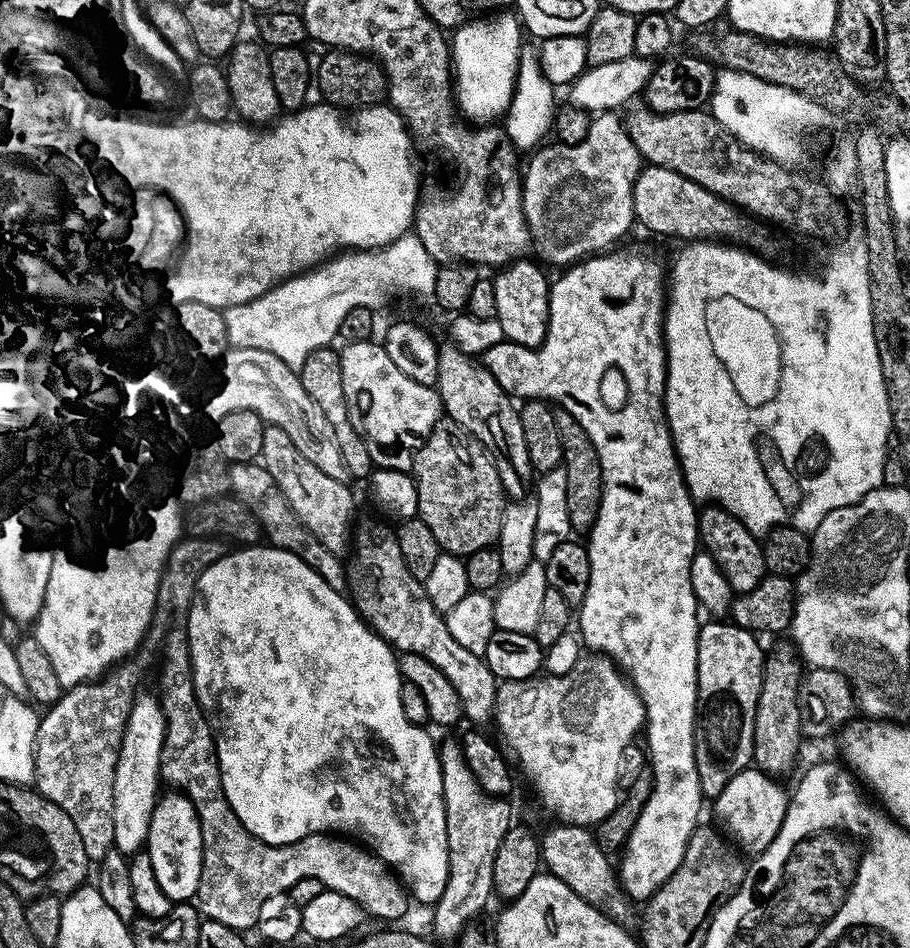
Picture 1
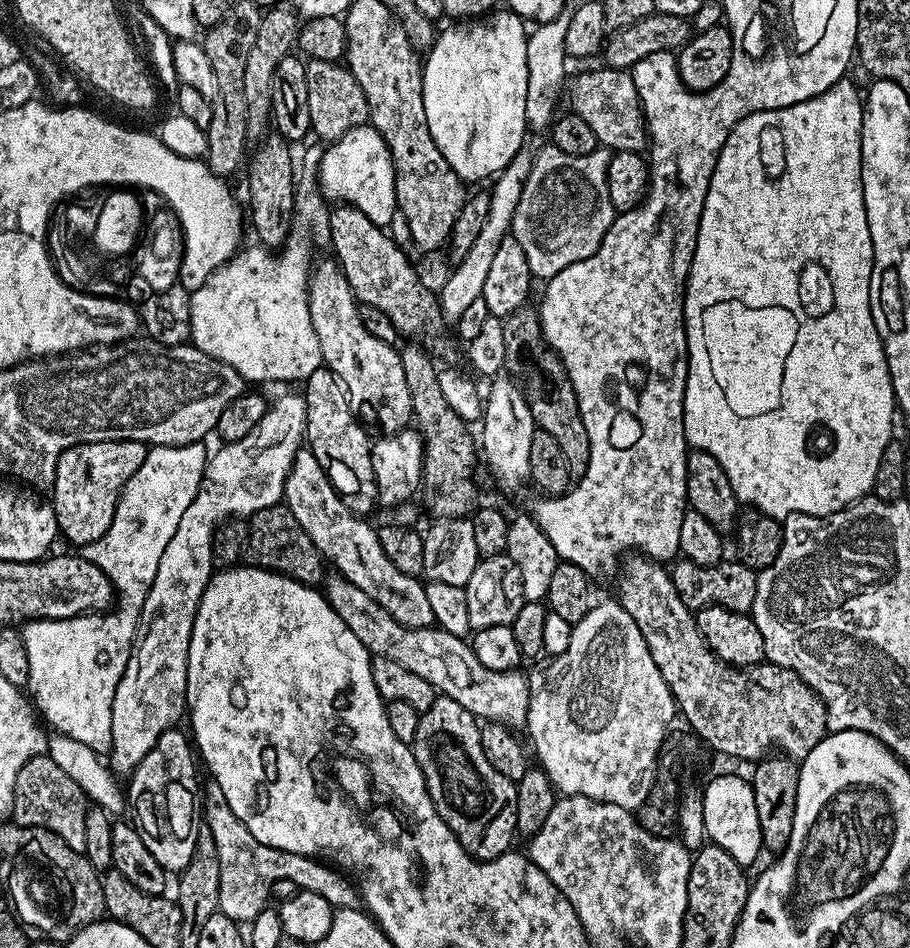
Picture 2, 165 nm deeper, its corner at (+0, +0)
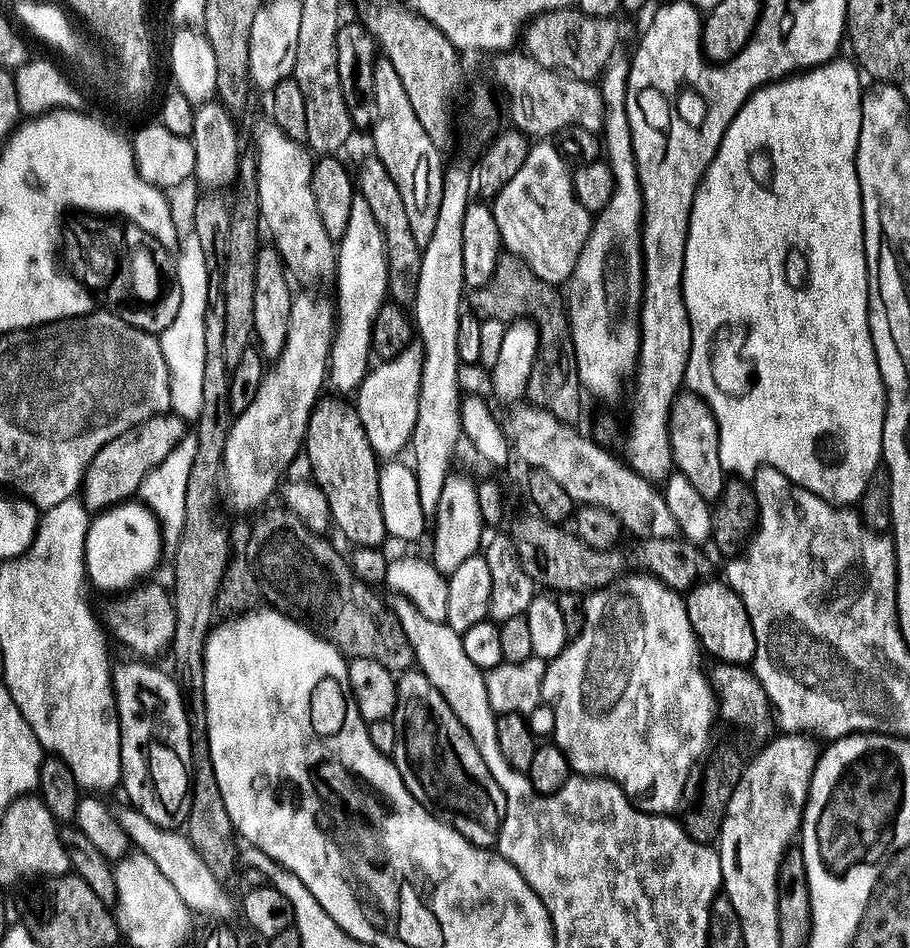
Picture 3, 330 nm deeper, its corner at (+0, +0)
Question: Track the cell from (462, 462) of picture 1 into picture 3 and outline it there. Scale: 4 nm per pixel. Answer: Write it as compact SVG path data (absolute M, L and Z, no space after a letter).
M368 154L356 170L356 188L358 194L365 198L374 214L375 221L383 230L384 249L387 252L389 297L401 306L411 305L416 299L416 278L421 272L422 246L414 239L410 229L410 218L403 205L402 194L398 191L386 166L374 154Z

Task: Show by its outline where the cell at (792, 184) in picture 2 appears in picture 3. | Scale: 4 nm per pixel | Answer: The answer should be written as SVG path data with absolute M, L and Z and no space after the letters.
M833 58L827 64L820 64L817 68L810 68L806 72L798 72L785 76L783 80L774 80L770 84L758 89L755 94L745 102L734 114L722 142L718 146L716 156L710 162L699 188L696 189L696 197L692 203L692 217L688 223L688 241L686 242L686 258L684 259L684 301L690 318L690 330L692 331L692 345L690 346L690 358L688 369L684 375L687 391L696 393L705 400L718 422L718 458L722 458L722 466L725 473L736 478L751 478L763 466L773 468L786 478L790 478L798 486L810 490L815 496L837 506L852 506L859 501L862 490L870 482L870 478L878 471L882 464L884 451L882 450L882 426L884 425L884 383L882 374L878 370L878 358L874 354L874 342L868 325L868 259L864 249L864 219L862 218L862 198L858 186L858 170L856 169L856 151L858 150L858 134L860 133L860 98L862 95L862 72L851 59L840 60Z

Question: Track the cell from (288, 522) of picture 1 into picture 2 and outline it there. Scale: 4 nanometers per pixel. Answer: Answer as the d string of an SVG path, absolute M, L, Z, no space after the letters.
M339 574L325 575L322 591L327 596L334 614L350 626L350 630L358 637L358 642L366 646L372 656L390 658L406 666L406 670L418 674L418 678L426 678L430 686L434 686L442 696L454 698L458 706L466 706L470 714L481 721L505 724L514 730L523 729L528 722L530 706L530 690L528 677L520 670L486 670L482 662L474 654L471 643L463 636L455 636L439 626L430 628L407 628L402 626L370 594L358 590L354 582Z

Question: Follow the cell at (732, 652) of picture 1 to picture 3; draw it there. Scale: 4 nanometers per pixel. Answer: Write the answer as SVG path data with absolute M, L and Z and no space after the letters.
M705 578L694 588L688 589L684 605L690 618L690 626L703 651L717 661L728 664L751 665L756 653L754 630L746 614L742 598L723 579Z

